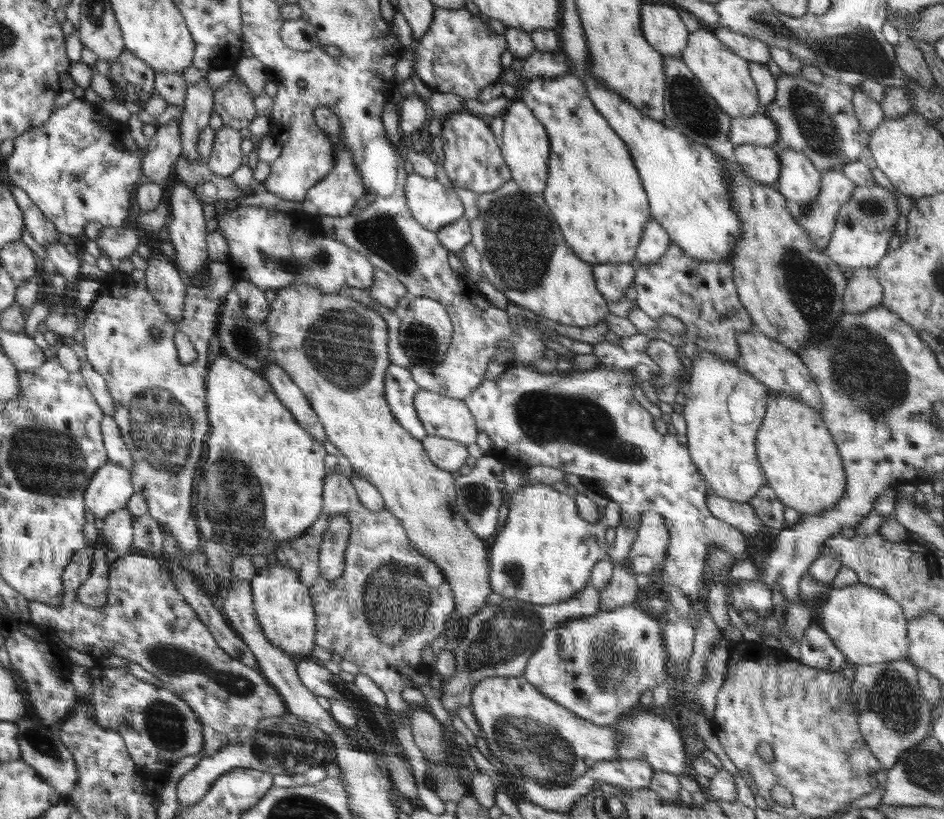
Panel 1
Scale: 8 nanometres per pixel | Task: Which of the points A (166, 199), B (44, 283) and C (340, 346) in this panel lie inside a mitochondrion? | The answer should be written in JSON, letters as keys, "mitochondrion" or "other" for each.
{"A":"other","B":"other","C":"mitochondrion"}

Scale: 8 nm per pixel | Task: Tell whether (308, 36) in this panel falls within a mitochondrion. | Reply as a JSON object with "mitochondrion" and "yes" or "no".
{"mitochondrion":"no"}

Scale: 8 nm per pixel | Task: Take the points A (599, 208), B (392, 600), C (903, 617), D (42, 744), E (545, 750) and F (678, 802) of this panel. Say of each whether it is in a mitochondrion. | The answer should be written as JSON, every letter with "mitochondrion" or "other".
{"A":"other","B":"mitochondrion","C":"other","D":"mitochondrion","E":"mitochondrion","F":"other"}

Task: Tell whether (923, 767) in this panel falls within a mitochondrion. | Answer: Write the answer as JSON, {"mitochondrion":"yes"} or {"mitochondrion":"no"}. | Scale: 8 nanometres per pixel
{"mitochondrion":"yes"}

